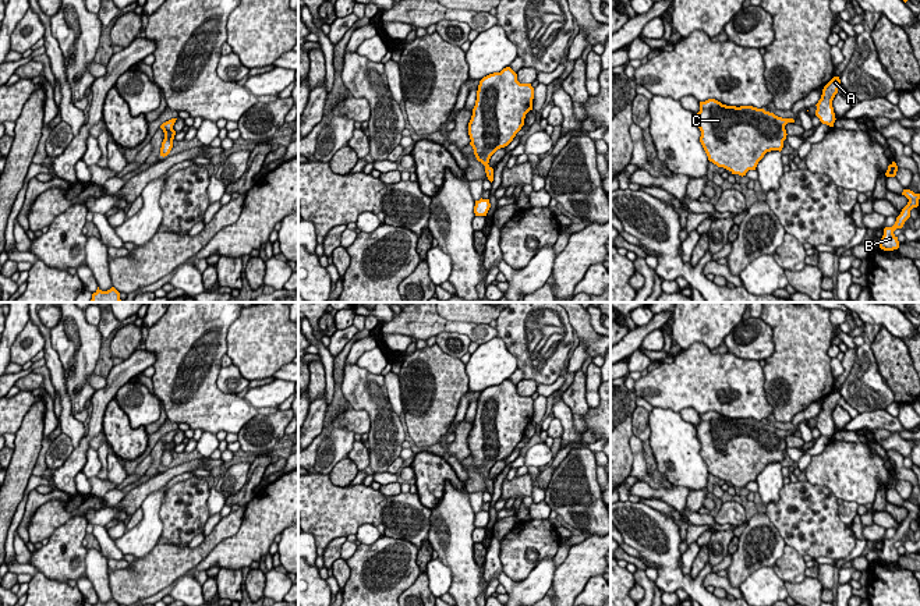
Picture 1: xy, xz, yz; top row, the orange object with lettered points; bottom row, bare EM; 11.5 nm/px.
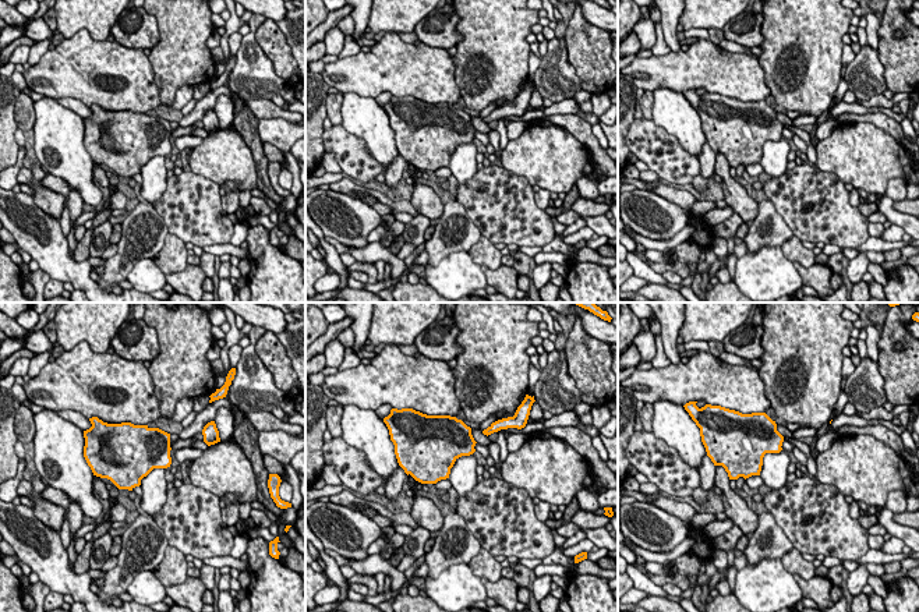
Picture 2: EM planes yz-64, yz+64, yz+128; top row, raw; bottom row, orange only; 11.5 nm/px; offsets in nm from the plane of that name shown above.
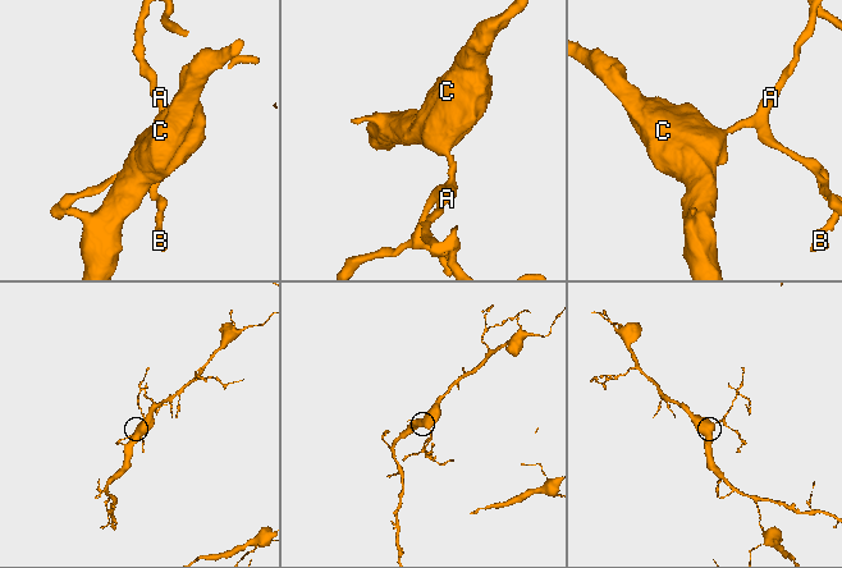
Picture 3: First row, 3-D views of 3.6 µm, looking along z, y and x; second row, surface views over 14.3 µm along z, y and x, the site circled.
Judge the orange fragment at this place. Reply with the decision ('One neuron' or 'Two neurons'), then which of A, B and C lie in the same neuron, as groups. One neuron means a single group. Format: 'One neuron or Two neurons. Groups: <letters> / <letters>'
One neuron. Groups: A B C

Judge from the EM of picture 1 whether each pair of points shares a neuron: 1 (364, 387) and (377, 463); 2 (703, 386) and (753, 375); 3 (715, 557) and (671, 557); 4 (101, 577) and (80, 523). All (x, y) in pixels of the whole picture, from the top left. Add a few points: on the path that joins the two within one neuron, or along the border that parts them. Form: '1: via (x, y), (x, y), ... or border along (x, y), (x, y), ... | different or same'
1: via (378, 406), (381, 411), (381, 445) | same
2: via (715, 383), (740, 382) | same
3: border along (708, 562), (712, 566) | different
4: border along (87, 549), (85, 576) | different

